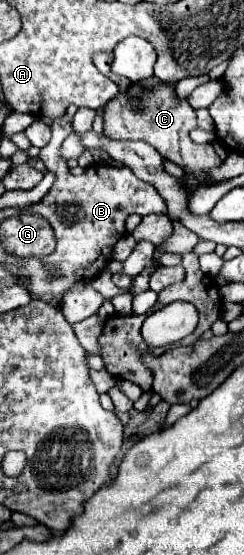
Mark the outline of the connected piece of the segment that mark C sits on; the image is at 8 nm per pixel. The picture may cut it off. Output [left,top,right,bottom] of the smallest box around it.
[93,52,221,182]

